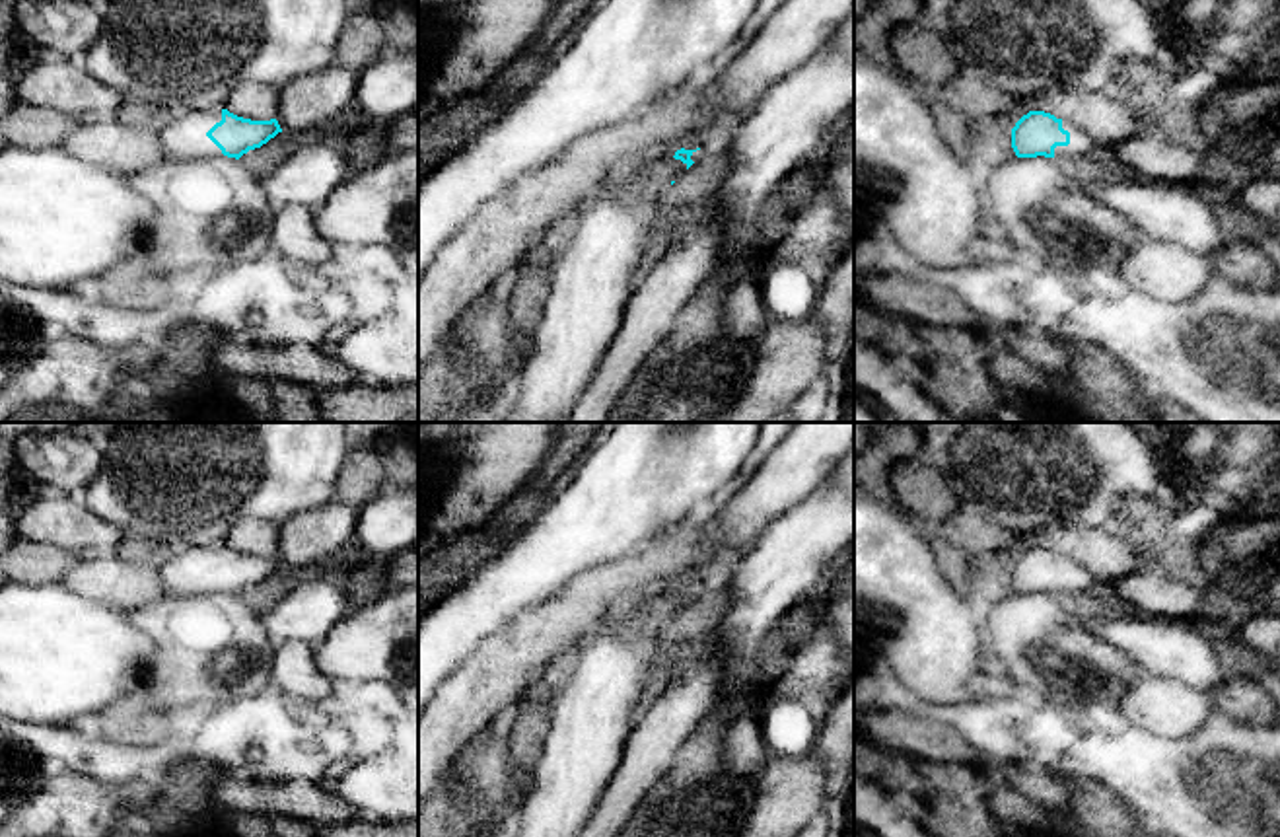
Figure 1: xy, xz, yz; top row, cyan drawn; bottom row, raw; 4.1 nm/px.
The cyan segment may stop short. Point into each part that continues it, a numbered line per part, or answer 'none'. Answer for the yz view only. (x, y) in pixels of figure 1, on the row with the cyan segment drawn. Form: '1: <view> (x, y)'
1: yz (1080, 145)

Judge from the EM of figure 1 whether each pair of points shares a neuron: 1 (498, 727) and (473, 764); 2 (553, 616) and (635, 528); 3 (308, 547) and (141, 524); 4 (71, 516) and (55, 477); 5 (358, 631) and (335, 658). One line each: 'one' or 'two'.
1: one
2: two
3: two
4: two
5: one

